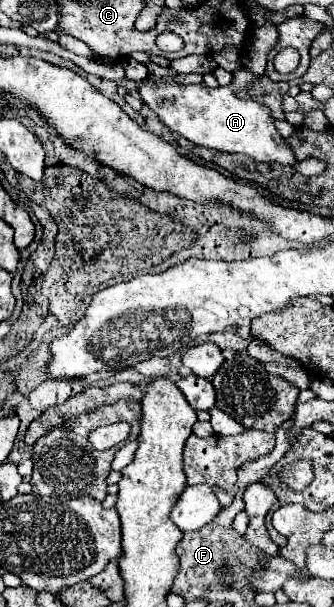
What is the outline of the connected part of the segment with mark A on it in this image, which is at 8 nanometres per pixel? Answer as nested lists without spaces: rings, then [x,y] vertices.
[[[143,79],[139,85],[139,97],[163,125],[195,145],[225,153],[245,153],[255,161],[277,161],[283,165],[295,163],[293,151],[285,145],[273,125],[271,111],[257,101],[239,99],[229,87],[209,89],[207,85],[151,83],[151,79]]]

